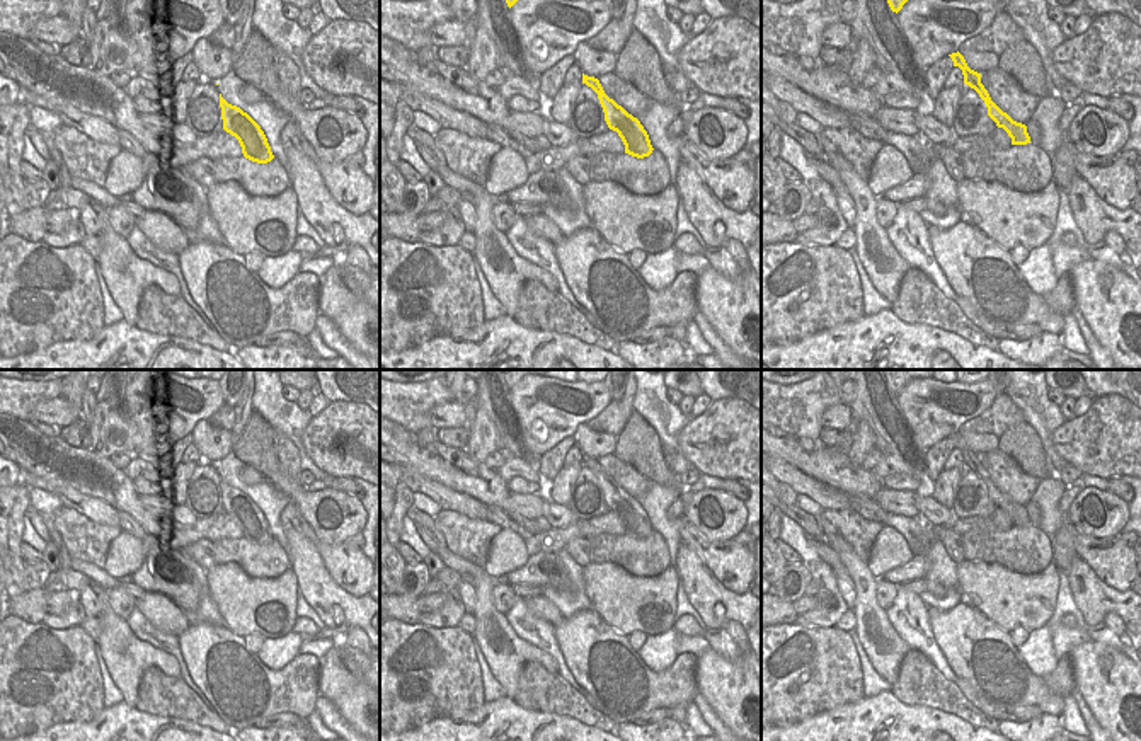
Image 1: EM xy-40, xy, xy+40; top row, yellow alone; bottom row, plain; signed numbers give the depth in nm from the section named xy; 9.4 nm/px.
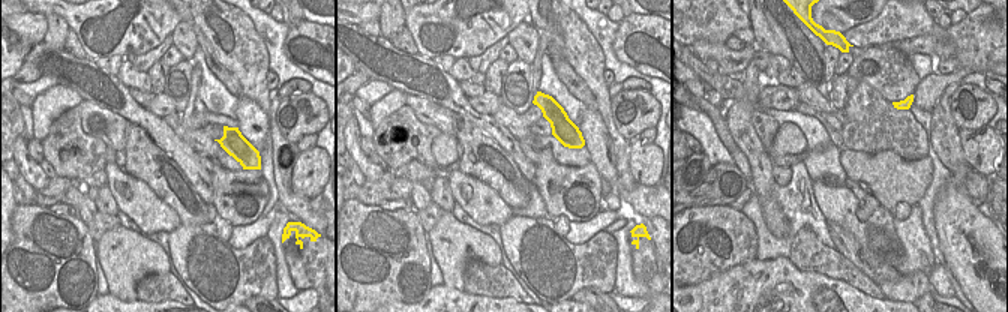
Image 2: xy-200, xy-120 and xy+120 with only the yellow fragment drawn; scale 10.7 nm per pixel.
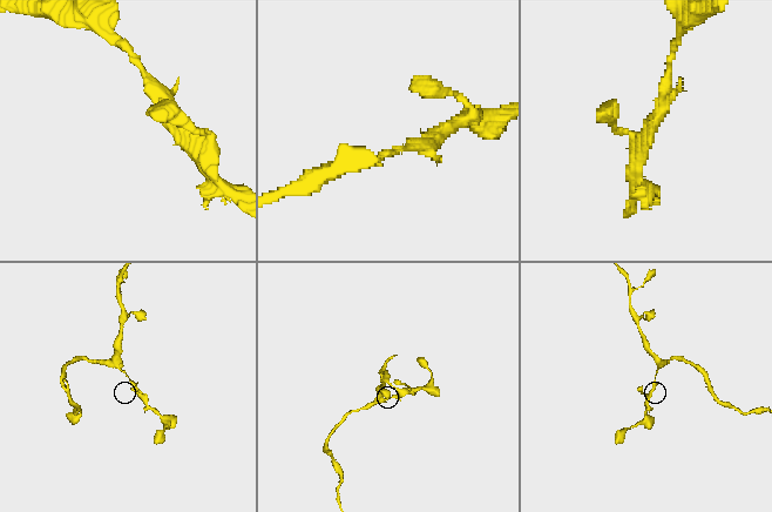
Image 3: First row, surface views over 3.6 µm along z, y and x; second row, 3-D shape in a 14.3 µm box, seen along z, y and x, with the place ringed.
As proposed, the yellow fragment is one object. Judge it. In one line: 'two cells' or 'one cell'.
one cell

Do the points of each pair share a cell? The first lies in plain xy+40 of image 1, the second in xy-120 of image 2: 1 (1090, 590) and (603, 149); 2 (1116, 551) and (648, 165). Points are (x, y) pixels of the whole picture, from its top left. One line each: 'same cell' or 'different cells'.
1: same cell
2: same cell

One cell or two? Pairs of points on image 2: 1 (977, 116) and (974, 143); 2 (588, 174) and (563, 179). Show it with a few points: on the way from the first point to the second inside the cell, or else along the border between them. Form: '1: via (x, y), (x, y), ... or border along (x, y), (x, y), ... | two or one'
1: border along (986, 125), (960, 129) | two
2: via (582, 179), (569, 179) | one

